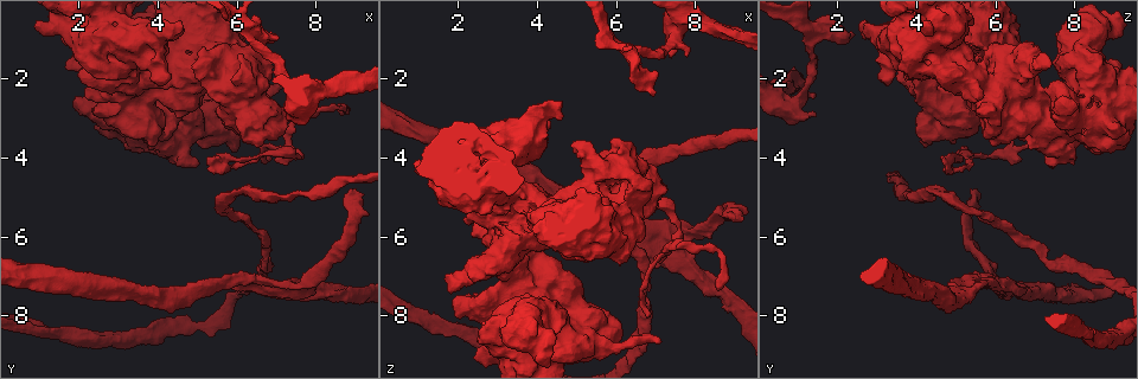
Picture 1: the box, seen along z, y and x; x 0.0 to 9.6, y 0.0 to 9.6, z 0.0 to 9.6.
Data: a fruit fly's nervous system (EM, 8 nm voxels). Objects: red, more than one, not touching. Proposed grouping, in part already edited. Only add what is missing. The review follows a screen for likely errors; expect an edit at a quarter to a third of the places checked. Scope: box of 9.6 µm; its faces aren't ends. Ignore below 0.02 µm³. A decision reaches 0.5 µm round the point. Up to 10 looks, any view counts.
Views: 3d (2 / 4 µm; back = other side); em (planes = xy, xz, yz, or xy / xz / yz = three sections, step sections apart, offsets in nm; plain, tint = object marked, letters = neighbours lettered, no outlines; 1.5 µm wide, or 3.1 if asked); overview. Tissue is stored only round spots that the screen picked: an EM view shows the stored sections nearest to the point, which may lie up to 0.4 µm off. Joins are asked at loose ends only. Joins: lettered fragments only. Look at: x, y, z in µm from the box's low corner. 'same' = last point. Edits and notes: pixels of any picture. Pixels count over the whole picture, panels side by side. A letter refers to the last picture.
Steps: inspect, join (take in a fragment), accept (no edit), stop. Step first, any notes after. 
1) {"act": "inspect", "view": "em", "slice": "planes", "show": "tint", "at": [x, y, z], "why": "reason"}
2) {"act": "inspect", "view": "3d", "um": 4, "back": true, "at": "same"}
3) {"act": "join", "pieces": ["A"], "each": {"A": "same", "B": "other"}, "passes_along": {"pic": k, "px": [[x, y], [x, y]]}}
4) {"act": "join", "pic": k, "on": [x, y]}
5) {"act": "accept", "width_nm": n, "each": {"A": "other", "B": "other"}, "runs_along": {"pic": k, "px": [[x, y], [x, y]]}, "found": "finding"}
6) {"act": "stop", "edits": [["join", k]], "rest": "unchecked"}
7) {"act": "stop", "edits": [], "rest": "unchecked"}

{"act": "inspect", "view": "em", "slice": "planes", "show": "tint", "at": [6.80, 4.00, 8.05], "why": "branch stops here"}

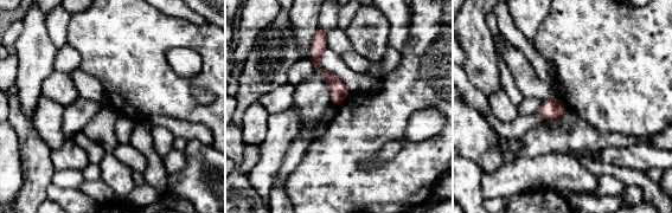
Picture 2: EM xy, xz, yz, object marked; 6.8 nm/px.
{"act": "inspect", "view": "em", "slice": "planes", "show": "letters", "at": "same", "why": "what lies round it"}

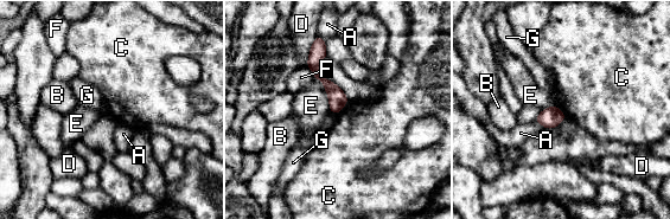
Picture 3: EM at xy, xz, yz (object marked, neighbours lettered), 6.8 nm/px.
{"act": "accept", "each": {"A": "other", "B": "other", "C": "other", "D": "other", "E": "other", "F": "other", "G": "other"}, "found": "no lettered fragment goes on from it"}

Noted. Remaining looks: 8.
{"act": "inspect", "view": "3d", "um": 4, "at": [8.55, 2.75, 7.40], "why": "branch stops here"}

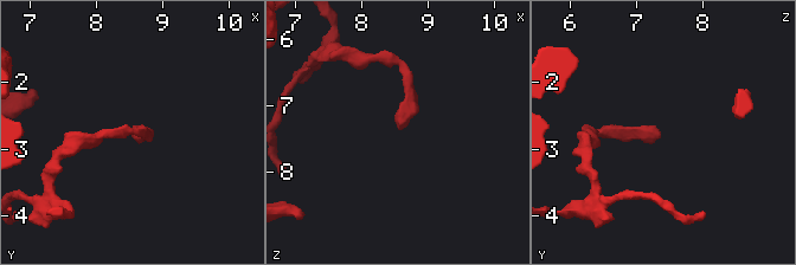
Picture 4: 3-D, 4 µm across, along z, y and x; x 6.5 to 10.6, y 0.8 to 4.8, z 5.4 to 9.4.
{"act": "inspect", "view": "em", "slice": "planes", "show": "letters", "at": [8.60, 2.80, 7.35]}

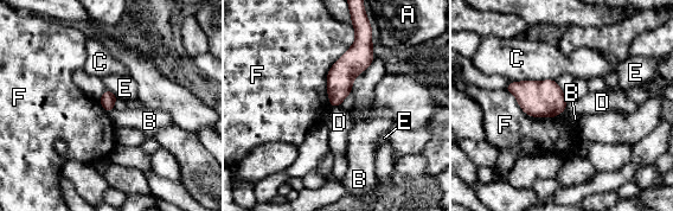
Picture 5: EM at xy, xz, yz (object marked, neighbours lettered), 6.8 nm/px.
{"act": "accept", "longest_contact_nm": ["F", 550], "each": {"A": "other", "B": "other", "C": "other", "D": "other", "E": "other", "F": "other"}, "found": "no lettered fragment goes on from it"}

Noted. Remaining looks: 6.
{"act": "inspect", "view": "em", "slice": "xy", "step": 8, "show": "tint", "at": [1.90, 1.50, 3.90], "why": "branch stops here"}

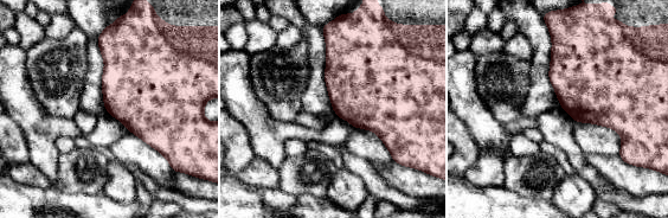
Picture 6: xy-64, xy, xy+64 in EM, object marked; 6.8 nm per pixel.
{"act": "inspect", "view": "em", "slice": "planes", "show": "letters", "at": "same"}

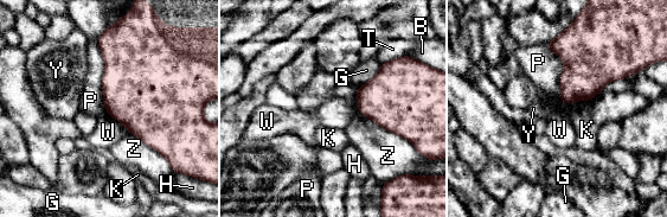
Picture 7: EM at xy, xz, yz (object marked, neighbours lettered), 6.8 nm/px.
{"act": "accept", "each": {"B": "other", "G": "other", "H": "other", "K": "other", "P": "other", "T": "other", "W": "other", "Y": "other", "Z": "other"}, "border": {"pic": 7, "px": [[106, 112], [129, 132]]}, "found": "no lettered fragment goes on from it"}

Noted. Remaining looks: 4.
{"act": "inspect", "view": "em", "slice": "xy", "step": 8, "show": "letters", "at": [6.90, 0.85, 2.35], "why": "branch stops here"}

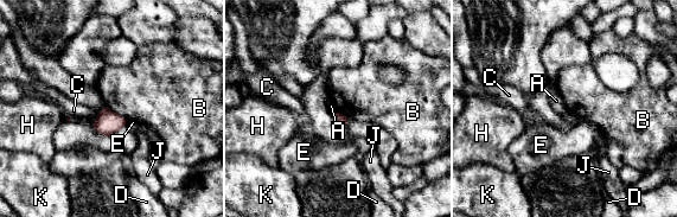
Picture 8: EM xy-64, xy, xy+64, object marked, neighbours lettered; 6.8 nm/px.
{"act": "accept", "each": {"A": "other", "B": "other", "C": "other", "D": "other", "E": "other", "H": "other", "J": "other", "K": "other"}, "border": {"pic": 8, "px": [[104, 104], [127, 121]]}, "found": "no lettered fragment goes on from it"}

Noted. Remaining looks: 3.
{"act": "stop", "edits": [], "rest": "unchecked"}

